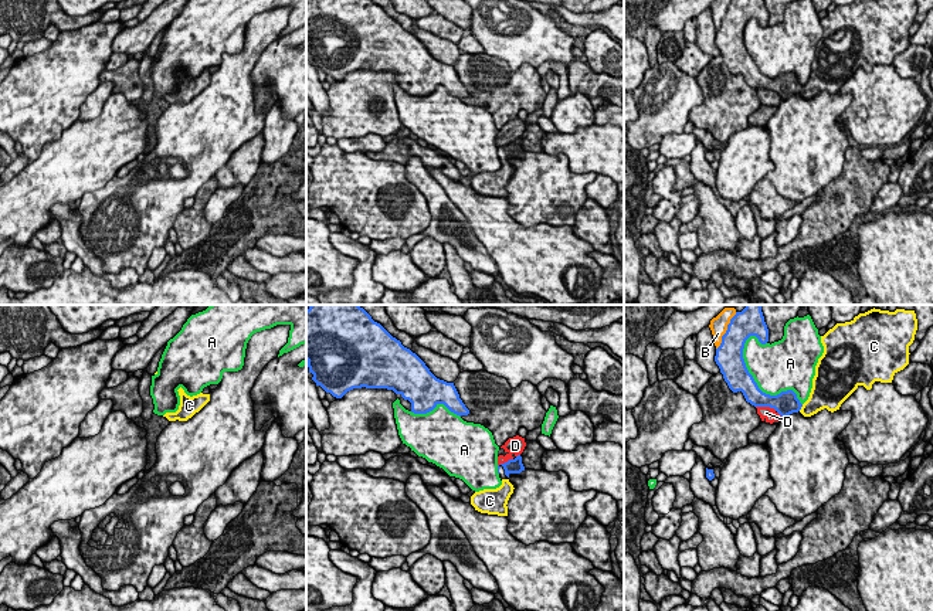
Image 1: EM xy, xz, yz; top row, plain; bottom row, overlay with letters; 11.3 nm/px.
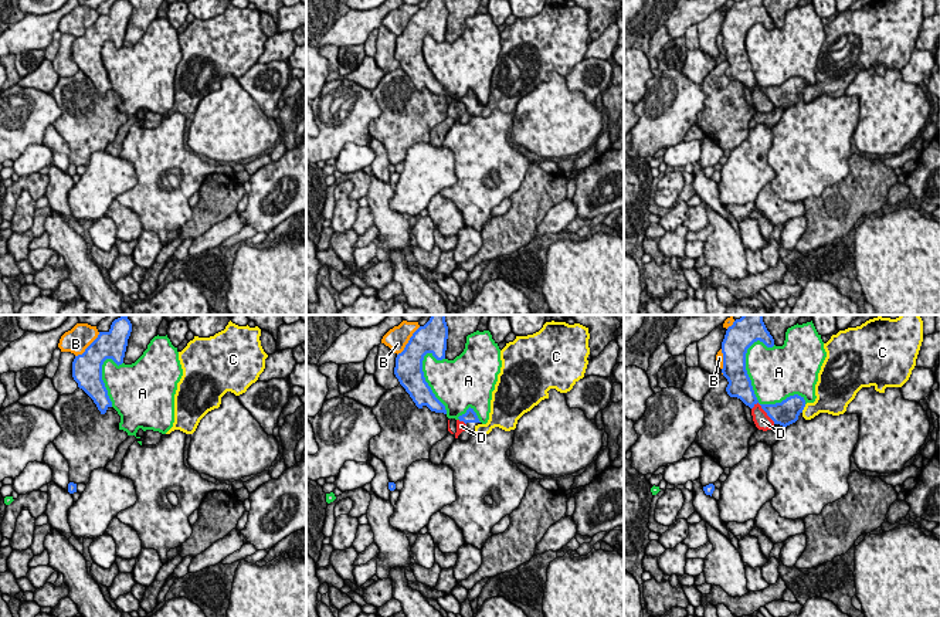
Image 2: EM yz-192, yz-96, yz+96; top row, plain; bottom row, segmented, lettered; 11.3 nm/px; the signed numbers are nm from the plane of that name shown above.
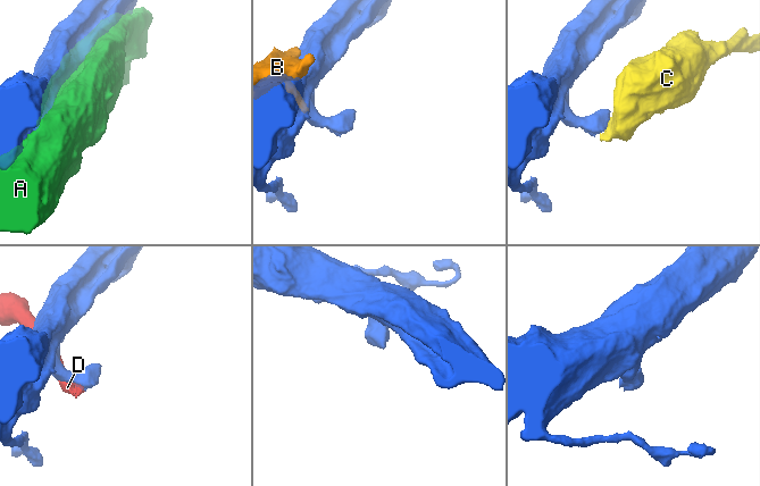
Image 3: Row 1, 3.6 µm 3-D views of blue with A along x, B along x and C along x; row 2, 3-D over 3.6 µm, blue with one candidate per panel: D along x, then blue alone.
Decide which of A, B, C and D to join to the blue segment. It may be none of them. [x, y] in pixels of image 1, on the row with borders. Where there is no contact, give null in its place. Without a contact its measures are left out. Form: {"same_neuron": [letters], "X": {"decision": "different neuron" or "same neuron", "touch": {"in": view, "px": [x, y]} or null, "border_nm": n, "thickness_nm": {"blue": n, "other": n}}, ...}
{"same_neuron": ["C"], "A": {"decision": "different neuron", "touch": {"in": "yz", "px": [756, 384]}, "border_nm": 1000, "thickness_nm": {"blue": 280, "other": 480}}, "B": {"decision": "different neuron", "touch": {"in": "yz", "px": [726, 331]}, "border_nm": 480, "thickness_nm": {"blue": 300, "other": 190}}, "C": {"decision": "same neuron", "touch": {"in": "yz", "px": [801, 406]}, "border_nm": 100, "thickness_nm": {"blue": 280, "other": 260}}, "D": {"decision": "different neuron", "touch": {"in": "yz", "px": [769, 406]}, "border_nm": 320, "thickness_nm": {"blue": 280, "other": 130}}}

